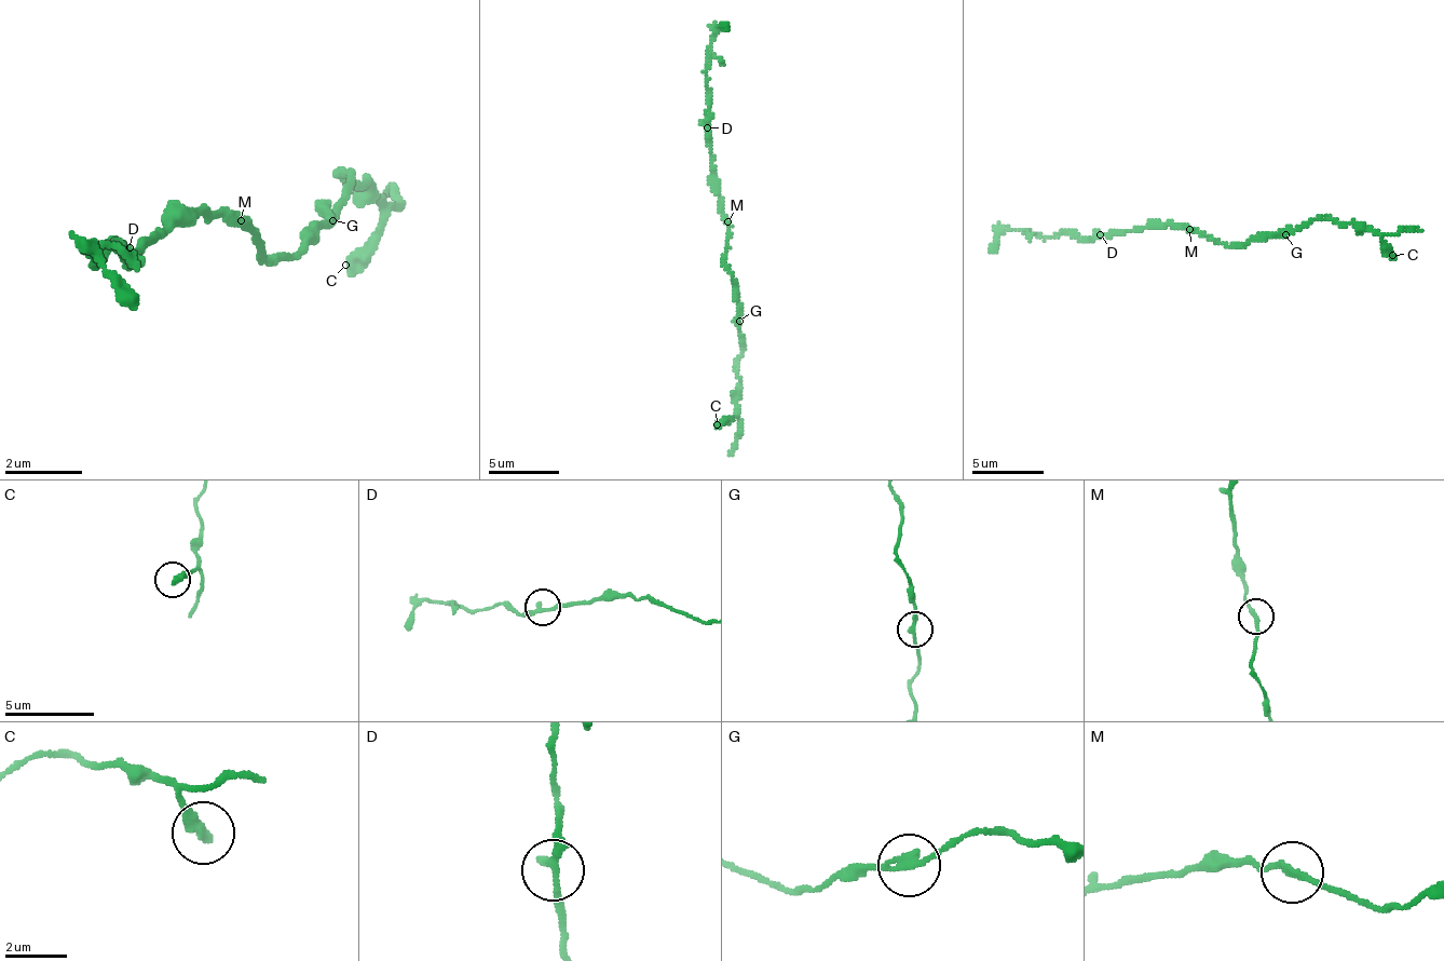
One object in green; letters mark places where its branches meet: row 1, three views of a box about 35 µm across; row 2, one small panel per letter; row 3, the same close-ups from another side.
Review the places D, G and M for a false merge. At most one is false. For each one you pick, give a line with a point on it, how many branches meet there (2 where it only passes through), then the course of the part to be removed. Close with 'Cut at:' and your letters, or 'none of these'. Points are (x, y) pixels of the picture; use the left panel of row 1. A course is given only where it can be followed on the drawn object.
Cut at: none of these

